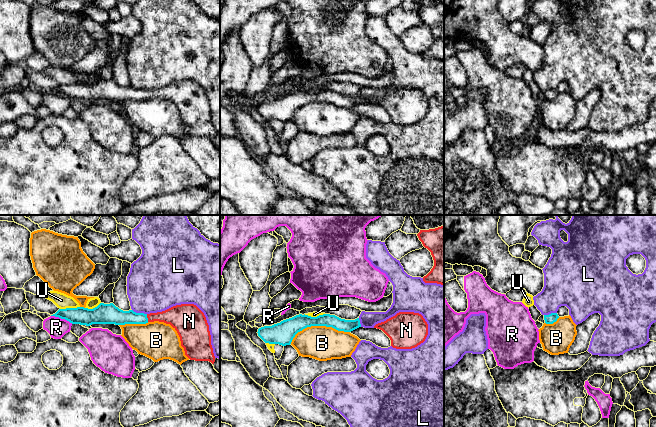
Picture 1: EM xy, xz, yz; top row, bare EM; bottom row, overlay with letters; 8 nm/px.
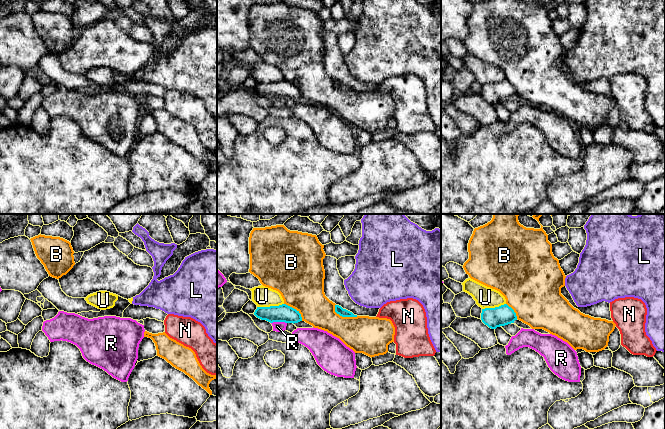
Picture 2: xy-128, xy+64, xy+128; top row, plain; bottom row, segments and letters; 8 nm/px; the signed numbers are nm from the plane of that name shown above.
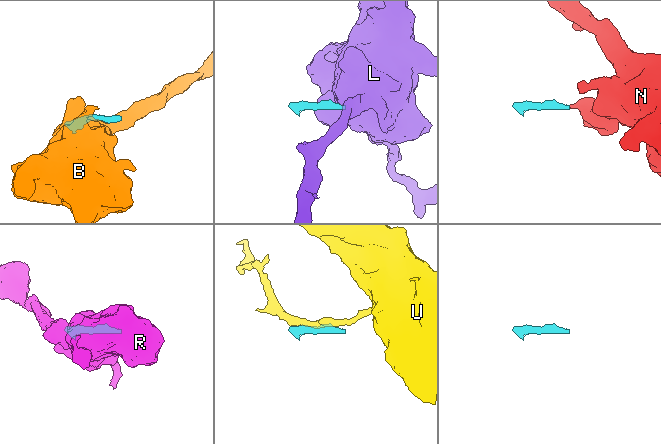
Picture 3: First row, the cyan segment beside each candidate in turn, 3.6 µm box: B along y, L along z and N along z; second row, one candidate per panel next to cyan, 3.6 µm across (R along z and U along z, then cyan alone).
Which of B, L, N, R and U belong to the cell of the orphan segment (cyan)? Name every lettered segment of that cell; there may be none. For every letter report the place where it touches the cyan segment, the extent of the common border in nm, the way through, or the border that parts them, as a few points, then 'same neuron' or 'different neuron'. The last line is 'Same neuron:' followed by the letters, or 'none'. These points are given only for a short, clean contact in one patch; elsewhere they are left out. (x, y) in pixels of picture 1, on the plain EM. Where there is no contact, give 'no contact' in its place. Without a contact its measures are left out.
B: xz (318, 101) | 480 nm | different neuron
L: xy (139, 89) | 130 nm | along xy (132, 85), (138, 89), (146, 90) | different neuron
N: xy (147, 94) | 70 nm | across xy (116, 92), (147, 94), (178, 92) | same neuron
R: xy (62, 94) | 190 nm | along xy (51, 91), (64, 94), (72, 99) | different neuron
U: xy (69, 84) | 160 nm | different neuron
Same neuron: N

